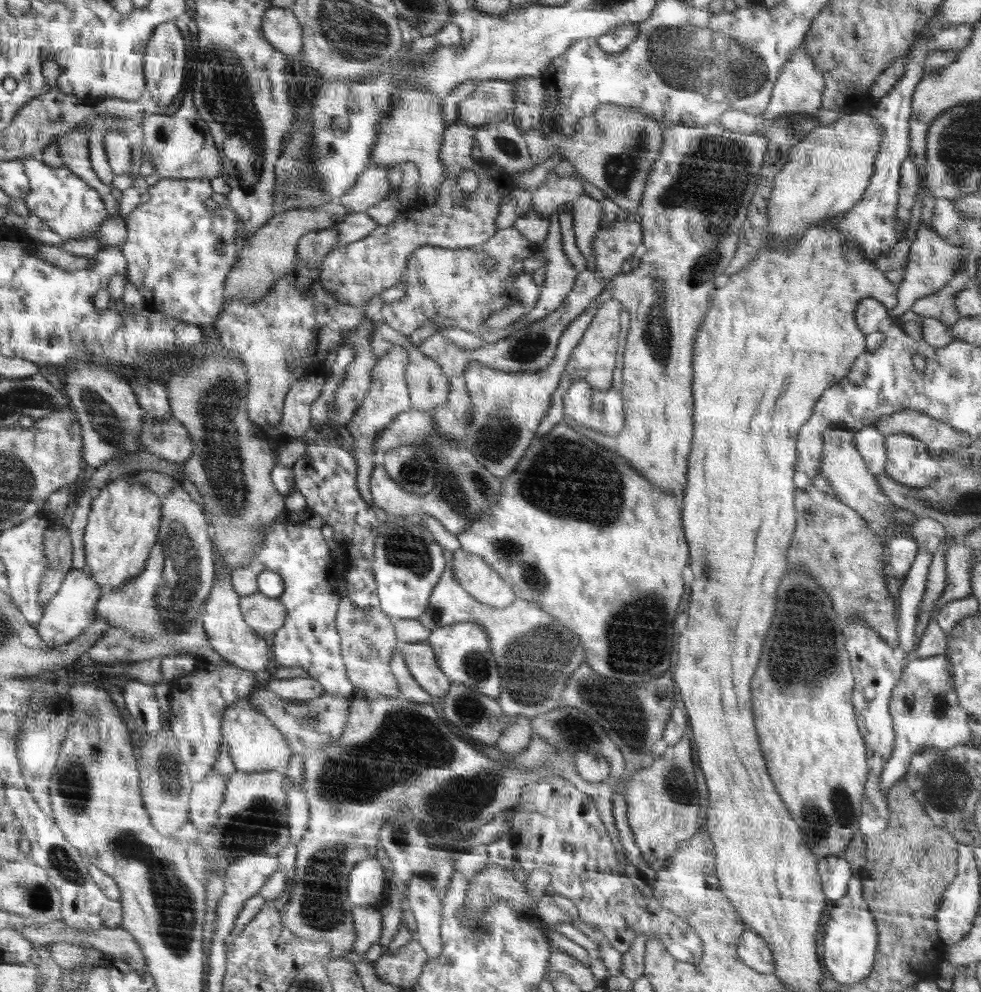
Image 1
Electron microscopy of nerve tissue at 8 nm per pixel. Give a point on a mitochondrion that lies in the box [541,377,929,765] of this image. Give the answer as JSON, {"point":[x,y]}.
{"point":[803,654]}

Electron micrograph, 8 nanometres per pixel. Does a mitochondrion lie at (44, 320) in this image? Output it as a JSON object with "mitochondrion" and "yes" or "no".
{"mitochondrion":"no"}

